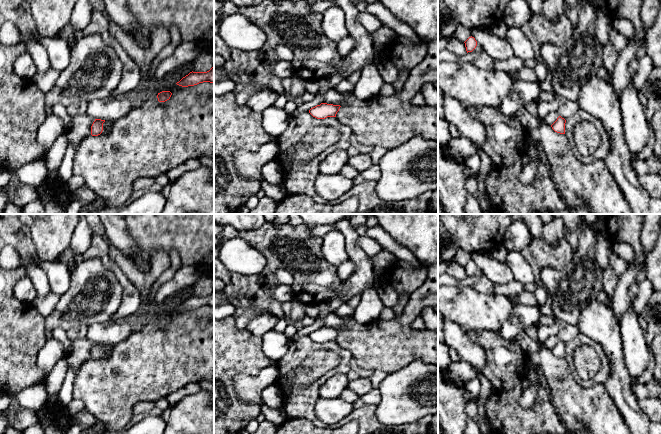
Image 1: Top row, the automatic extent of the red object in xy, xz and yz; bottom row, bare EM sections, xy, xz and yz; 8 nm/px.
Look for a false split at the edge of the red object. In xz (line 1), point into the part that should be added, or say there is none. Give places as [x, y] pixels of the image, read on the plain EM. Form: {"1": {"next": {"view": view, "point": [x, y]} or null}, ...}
{"1": {"next": null}}

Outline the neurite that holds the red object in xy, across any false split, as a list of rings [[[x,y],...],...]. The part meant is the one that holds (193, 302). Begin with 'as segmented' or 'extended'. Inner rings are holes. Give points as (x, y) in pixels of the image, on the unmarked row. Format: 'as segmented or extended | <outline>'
as segmented | [[[214,289],[207,296],[190,296],[176,308],[182,311],[194,310],[199,307],[210,306],[214,308]]]

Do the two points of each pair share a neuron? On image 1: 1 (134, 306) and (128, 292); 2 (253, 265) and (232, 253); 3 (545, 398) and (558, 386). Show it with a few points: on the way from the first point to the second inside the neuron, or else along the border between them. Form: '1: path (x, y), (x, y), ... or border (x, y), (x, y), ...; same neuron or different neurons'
1: path (131, 303), (130, 295); same neuron
2: path (248, 260), (237, 255); same neuron
3: border (547, 389), (559, 415); different neurons

